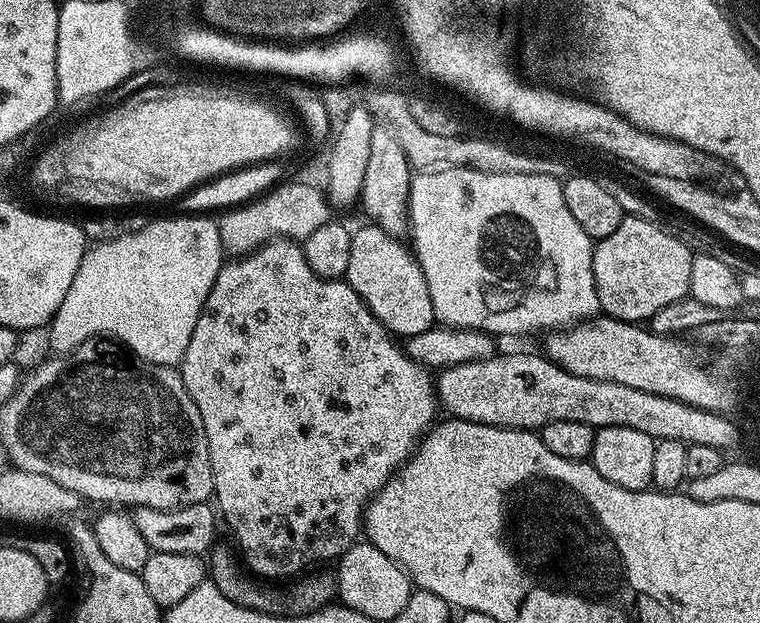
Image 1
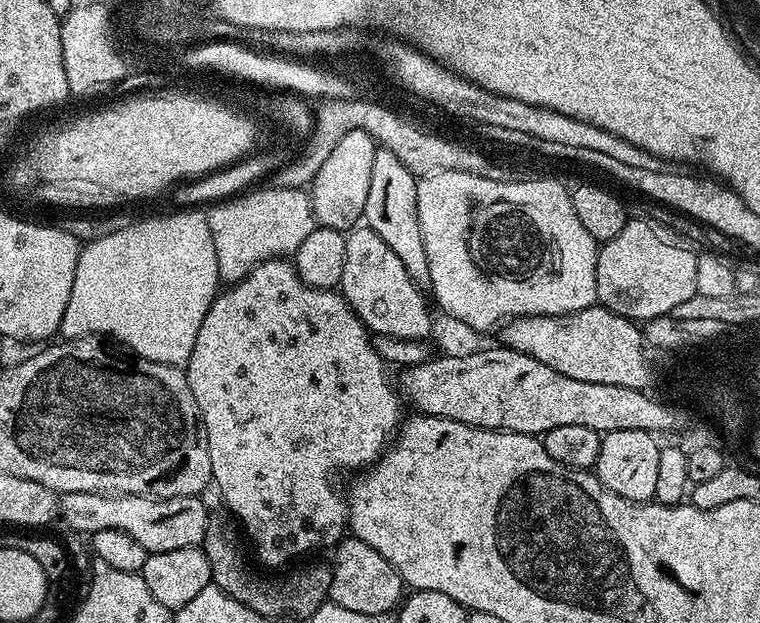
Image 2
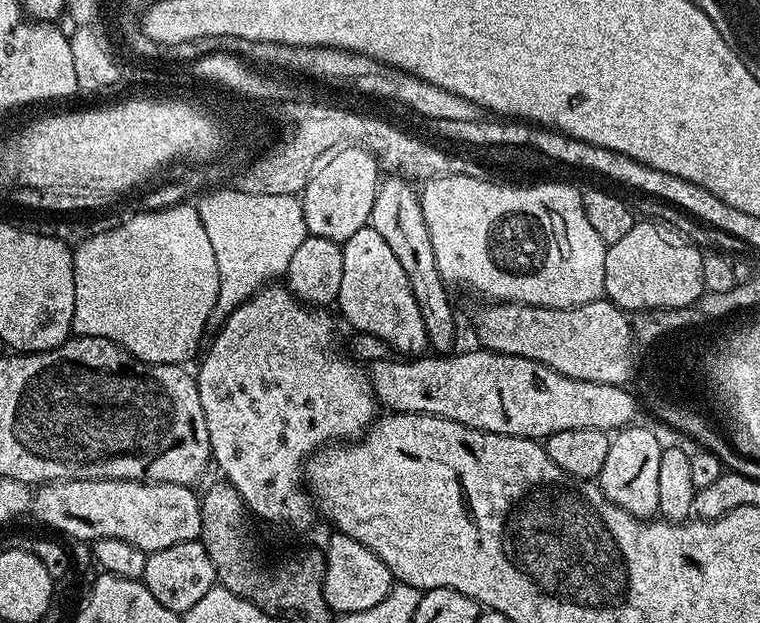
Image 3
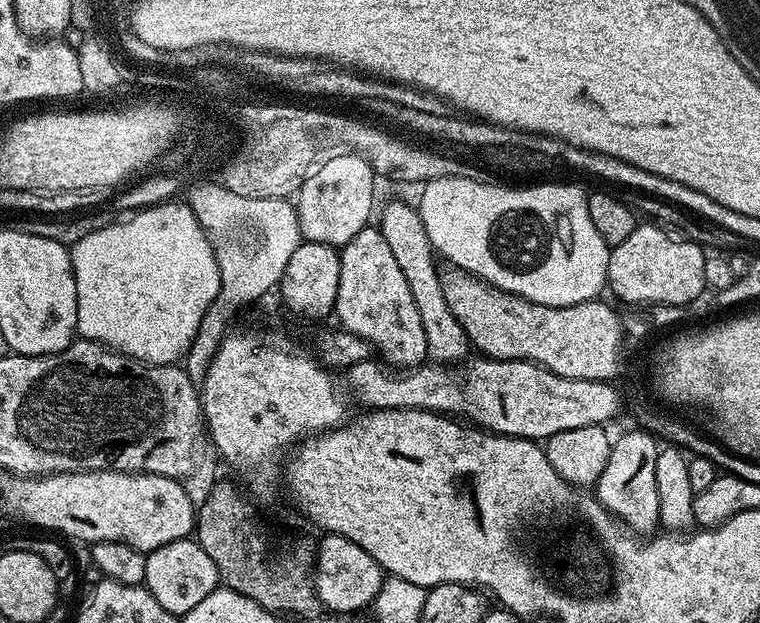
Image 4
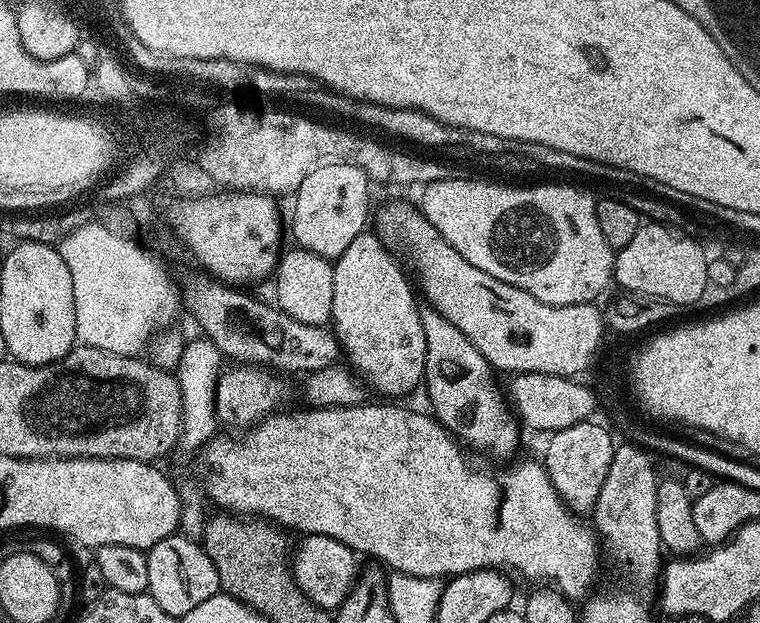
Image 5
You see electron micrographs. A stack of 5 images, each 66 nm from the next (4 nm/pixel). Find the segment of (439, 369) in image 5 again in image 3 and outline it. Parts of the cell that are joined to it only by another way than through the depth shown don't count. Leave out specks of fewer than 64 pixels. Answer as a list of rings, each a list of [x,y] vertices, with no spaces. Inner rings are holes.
[[[385,177],[377,187],[370,226],[378,230],[378,234],[389,243],[394,258],[398,259],[405,271],[411,294],[418,304],[422,322],[426,326],[429,347],[435,353],[446,354],[453,349],[451,346],[456,334],[456,320],[446,290],[445,277],[438,270],[437,259],[434,258],[434,246],[430,240],[425,216],[422,214],[419,195],[411,188],[411,183],[403,177]]]

